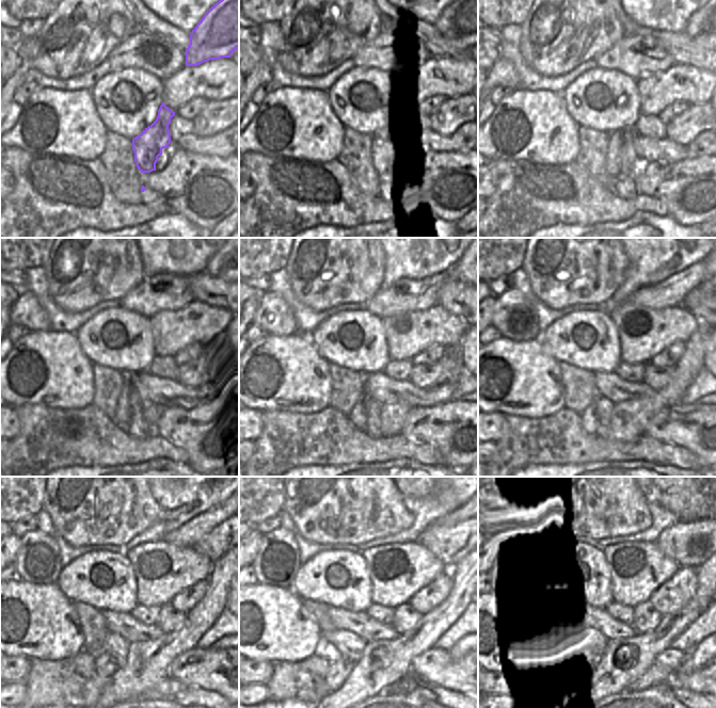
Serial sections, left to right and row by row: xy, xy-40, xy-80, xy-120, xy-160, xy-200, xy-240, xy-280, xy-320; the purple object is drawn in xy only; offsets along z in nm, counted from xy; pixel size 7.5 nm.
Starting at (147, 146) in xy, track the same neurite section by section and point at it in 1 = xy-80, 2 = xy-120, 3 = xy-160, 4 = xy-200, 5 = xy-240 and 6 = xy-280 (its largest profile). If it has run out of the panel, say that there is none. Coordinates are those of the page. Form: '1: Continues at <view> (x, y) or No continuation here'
1: Continues at xy-80 (621, 159)
2: Continues at xy-120 (129, 413)
3: Continues at xy-160 (365, 414)
4: Continues at xy-200 (593, 419)
5: Continues at xy-240 (106, 665)
6: Continues at xy-280 (340, 668).

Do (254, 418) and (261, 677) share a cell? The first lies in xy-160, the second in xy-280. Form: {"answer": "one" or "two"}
{"answer": "one"}

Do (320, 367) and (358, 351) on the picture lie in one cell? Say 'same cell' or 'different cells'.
different cells

